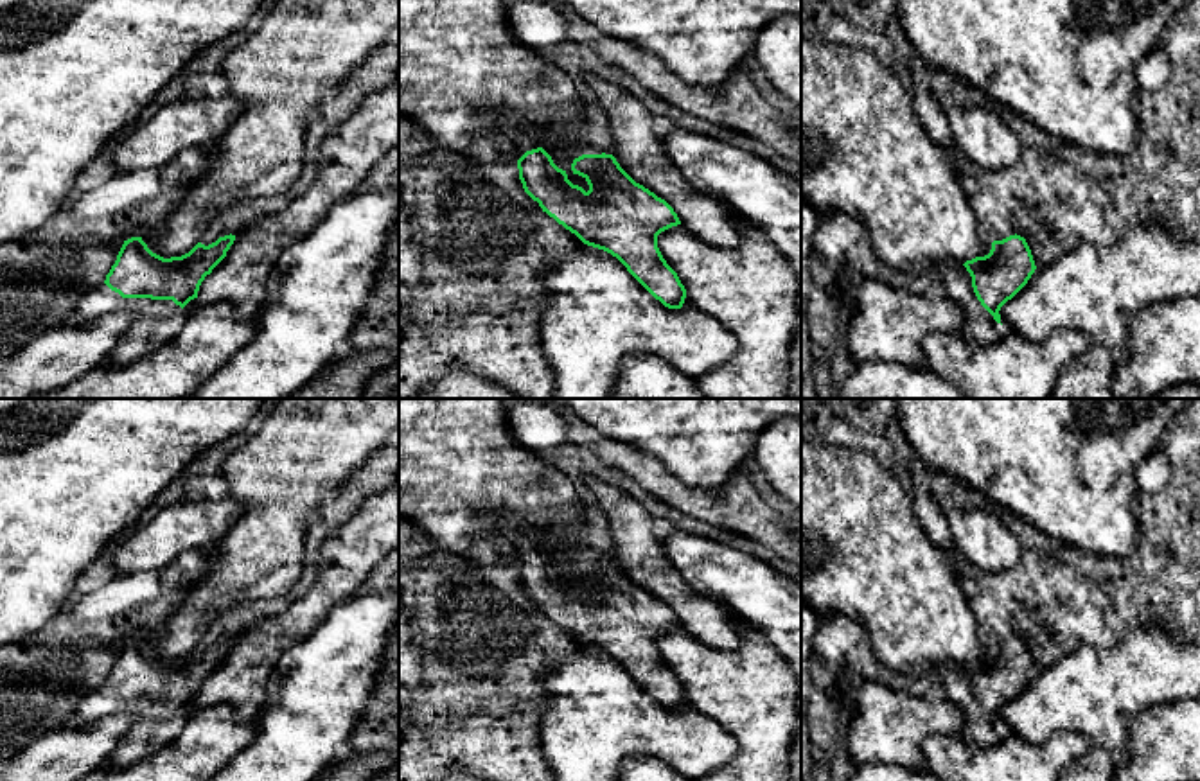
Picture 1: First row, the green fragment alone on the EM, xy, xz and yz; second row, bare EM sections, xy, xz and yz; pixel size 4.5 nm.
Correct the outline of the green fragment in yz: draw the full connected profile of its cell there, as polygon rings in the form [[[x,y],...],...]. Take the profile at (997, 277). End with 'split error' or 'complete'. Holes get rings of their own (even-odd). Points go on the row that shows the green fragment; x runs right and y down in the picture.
[[[1017,233],[993,241],[984,257],[941,266],[940,280],[947,296],[965,314],[959,334],[977,347],[999,341],[1004,334],[999,311],[1028,284],[1035,269],[1031,250]]]; split error

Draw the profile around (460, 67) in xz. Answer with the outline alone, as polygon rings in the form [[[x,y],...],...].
[[[399,0],[399,113],[411,118],[426,136],[489,163],[517,162],[494,120],[498,115],[510,117],[519,127],[539,135],[541,147],[573,185],[589,190],[586,178],[571,171],[573,160],[580,156],[573,142],[586,124],[586,104],[566,72],[514,38],[507,0]]]

